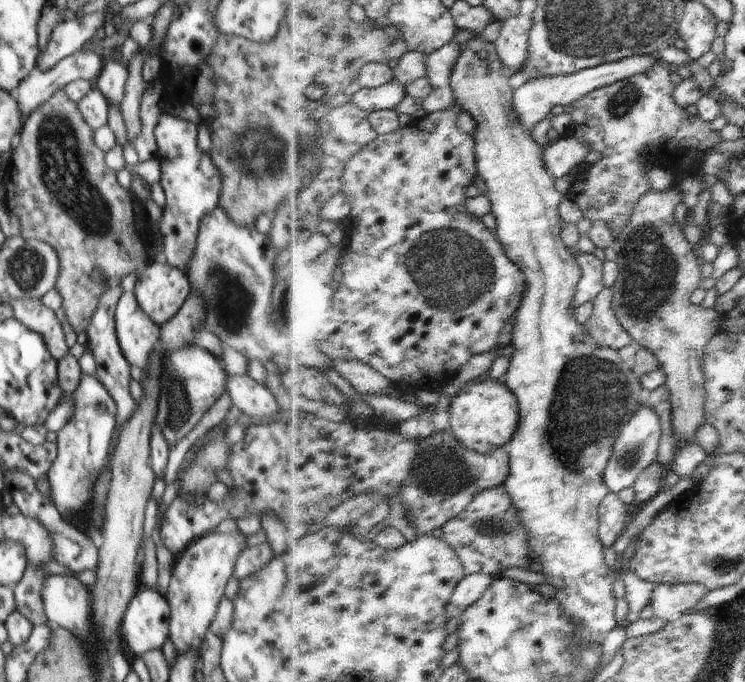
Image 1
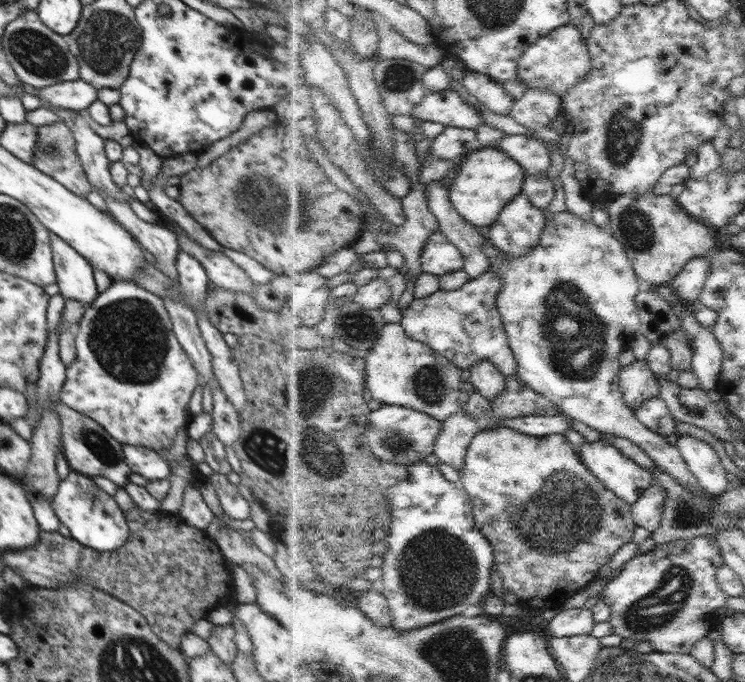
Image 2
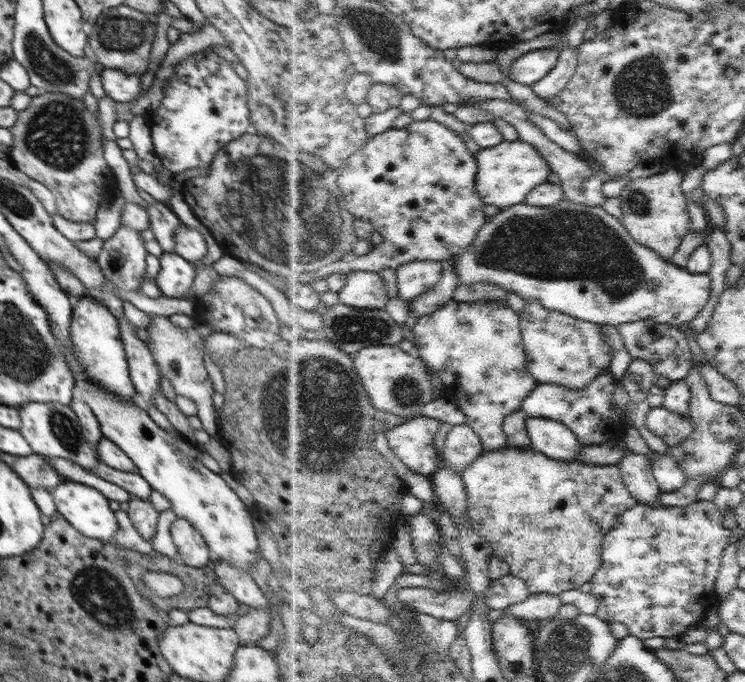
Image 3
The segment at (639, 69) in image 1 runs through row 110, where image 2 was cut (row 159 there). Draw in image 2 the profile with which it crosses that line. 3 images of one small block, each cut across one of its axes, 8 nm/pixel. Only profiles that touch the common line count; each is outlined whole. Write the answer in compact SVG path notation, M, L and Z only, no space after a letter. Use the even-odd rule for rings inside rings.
M524 134L506 135L500 139L498 147L520 161L528 172L527 176L536 176L536 173L547 174L547 170L552 166L551 149L538 137Z

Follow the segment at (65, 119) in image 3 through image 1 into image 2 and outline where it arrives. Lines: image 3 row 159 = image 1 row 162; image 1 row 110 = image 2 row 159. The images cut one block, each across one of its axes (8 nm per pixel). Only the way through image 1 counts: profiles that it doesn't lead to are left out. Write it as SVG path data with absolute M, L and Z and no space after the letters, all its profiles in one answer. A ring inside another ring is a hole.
M54 122L38 127L36 148L34 149L33 165L62 184L67 190L75 193L77 196L86 198L86 195L92 191L90 182L87 180L87 174L83 169L81 158L76 152L76 139L67 124L62 122Z

